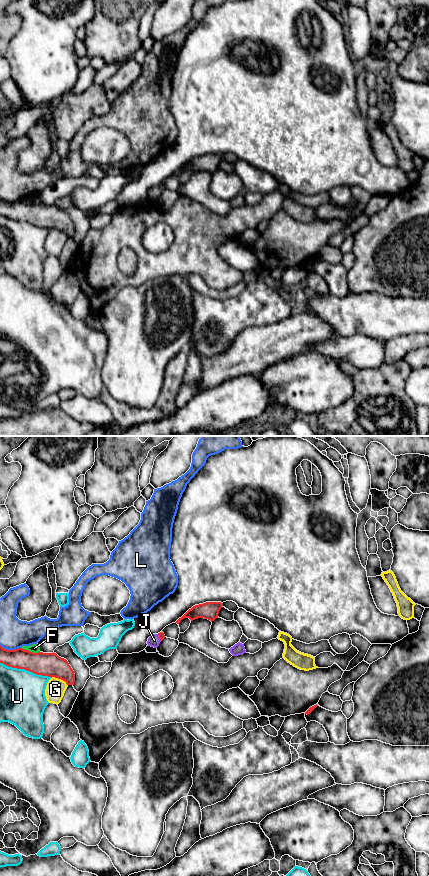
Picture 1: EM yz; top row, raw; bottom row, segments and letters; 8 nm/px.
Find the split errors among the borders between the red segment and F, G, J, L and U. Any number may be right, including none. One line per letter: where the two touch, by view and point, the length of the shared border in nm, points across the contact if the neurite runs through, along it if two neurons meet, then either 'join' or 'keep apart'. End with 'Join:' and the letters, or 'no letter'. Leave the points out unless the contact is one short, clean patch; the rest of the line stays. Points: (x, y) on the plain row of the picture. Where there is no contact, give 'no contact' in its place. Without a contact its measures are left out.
F: yz (29, 203) | 160 nm | keep apart
G: yz (60, 230) | 150 nm | keep apart
J: yz (159, 189) | 70 nm | across yz (161, 187), (159, 189), (154, 192) | join
L: yz (10, 202) | 170 nm | keep apart
U: yz (26, 221) | 440 nm | keep apart
Join: J

